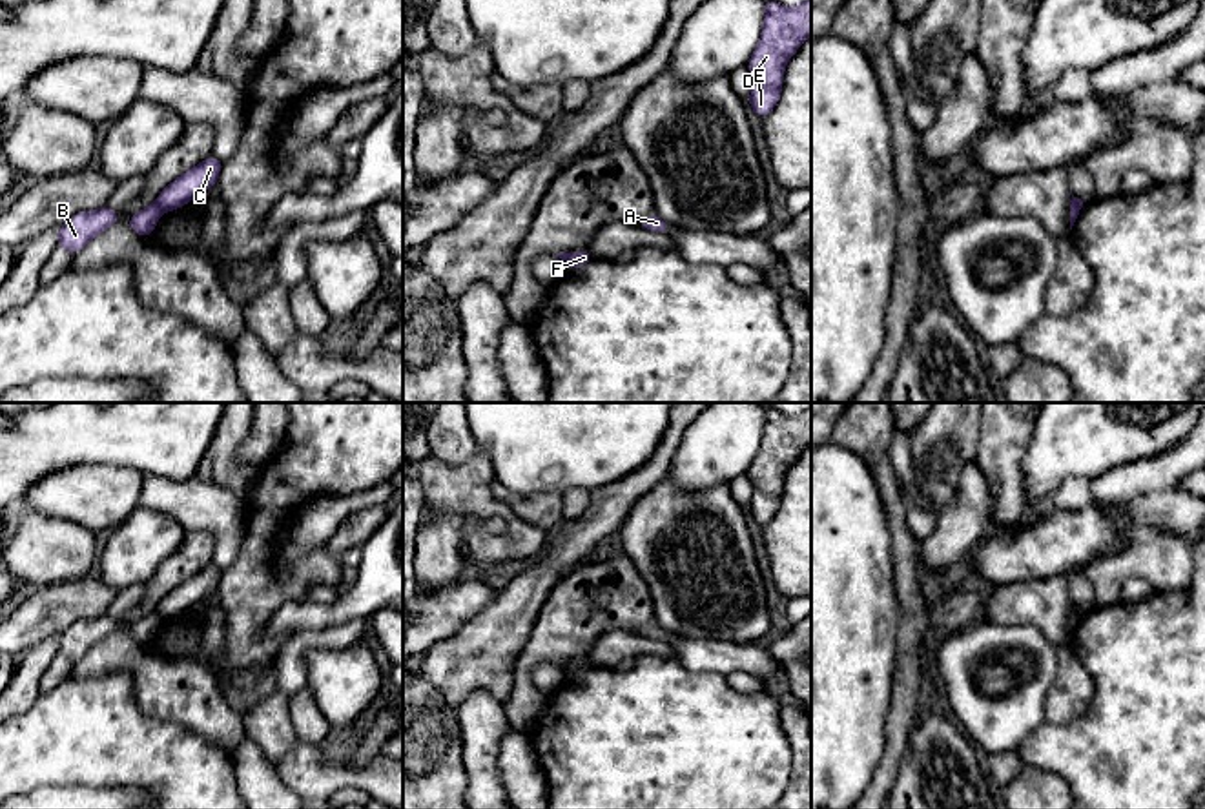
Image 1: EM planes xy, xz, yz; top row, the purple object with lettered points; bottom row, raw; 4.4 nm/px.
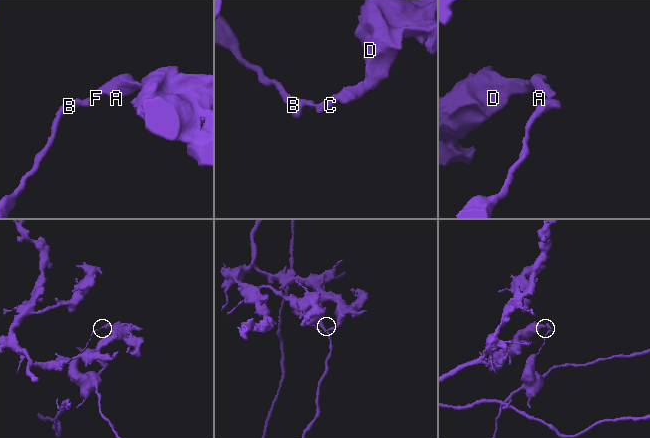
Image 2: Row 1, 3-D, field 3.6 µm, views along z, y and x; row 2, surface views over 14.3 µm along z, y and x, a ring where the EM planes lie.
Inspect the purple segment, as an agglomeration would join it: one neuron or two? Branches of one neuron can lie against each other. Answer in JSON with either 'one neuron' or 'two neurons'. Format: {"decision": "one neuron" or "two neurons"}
{"decision": "two neurons"}

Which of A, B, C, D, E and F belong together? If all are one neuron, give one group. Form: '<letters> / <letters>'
A C D E F / B

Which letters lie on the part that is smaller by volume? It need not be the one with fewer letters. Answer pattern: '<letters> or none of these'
B

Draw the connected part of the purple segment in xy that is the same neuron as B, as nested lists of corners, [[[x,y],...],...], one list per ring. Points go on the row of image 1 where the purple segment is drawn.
[[[108,204],[100,210],[80,211],[58,226],[58,248],[80,253],[84,246],[120,220],[120,213]]]

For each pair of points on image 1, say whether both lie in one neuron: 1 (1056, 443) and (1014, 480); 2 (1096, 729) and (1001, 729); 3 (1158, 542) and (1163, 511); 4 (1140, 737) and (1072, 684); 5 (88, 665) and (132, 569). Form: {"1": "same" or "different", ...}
{"1": "different", "2": "different", "3": "different", "4": "different", "5": "different"}

